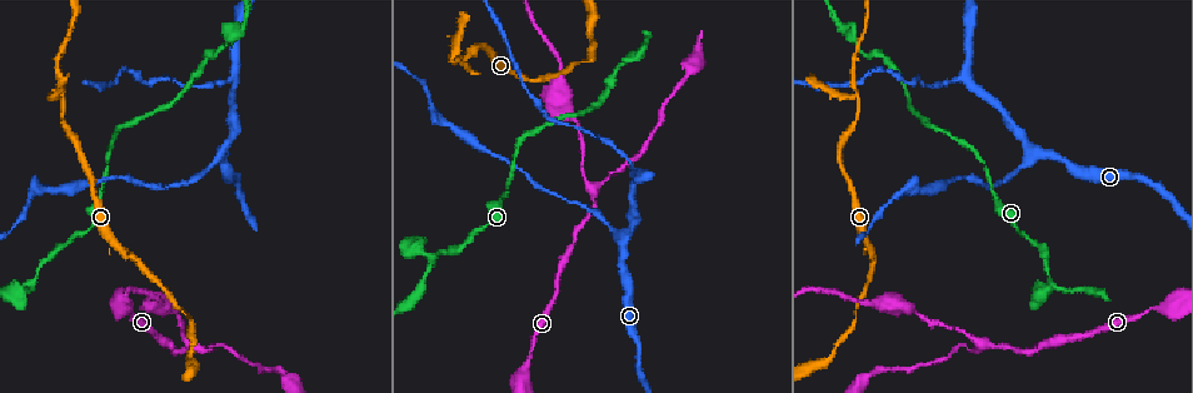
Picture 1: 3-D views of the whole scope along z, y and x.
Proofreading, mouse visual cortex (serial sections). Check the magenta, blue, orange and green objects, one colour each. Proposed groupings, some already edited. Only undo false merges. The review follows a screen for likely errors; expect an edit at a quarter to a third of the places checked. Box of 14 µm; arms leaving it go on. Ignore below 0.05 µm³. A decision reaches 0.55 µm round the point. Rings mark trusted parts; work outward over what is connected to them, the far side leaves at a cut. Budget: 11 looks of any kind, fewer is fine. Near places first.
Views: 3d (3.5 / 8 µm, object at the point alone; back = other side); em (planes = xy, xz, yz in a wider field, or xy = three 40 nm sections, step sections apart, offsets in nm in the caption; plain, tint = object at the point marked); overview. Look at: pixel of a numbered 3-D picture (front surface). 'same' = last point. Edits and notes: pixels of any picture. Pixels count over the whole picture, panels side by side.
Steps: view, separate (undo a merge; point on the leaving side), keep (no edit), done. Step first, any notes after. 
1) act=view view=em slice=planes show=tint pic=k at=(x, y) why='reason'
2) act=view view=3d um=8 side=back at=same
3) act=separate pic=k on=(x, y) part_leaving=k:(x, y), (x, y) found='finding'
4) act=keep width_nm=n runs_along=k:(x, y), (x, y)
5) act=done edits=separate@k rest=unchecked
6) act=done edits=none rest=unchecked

act=view view=3d um=3.5 pic=1 at=(591, 193)

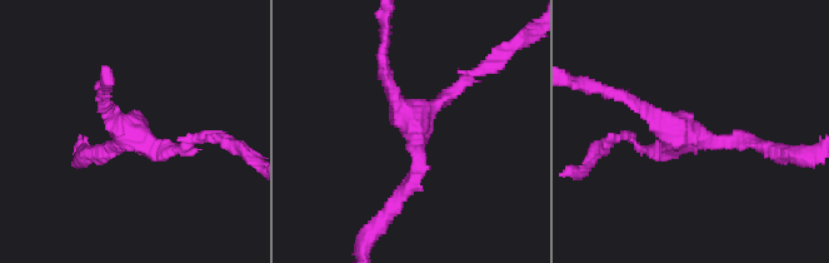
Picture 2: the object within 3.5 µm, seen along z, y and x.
act=keep arms=3 runs_along=2:(757, 144), (677, 133), (622, 94) found='continuous, no second cell'

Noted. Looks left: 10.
act=view view=3d um=8 pic=1 at=(856, 92) why='arms part here'

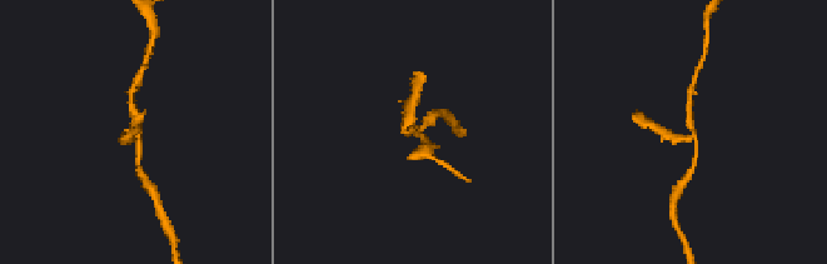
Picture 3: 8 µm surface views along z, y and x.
act=view view=em slice=xy step=2 show=tint pic=3 at=(696, 133) arms=3 arm_widths_nm=150,200,250

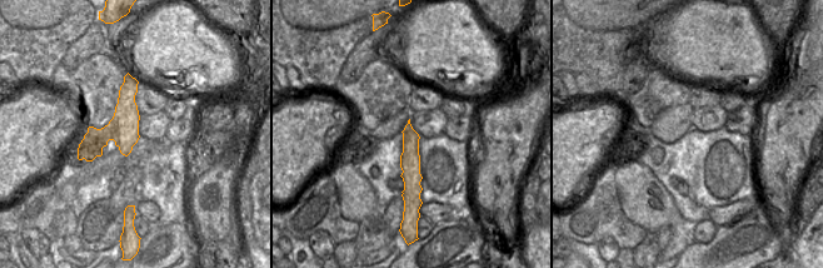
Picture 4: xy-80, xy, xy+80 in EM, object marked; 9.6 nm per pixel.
act=keep runs_along=4:(128, 84), (126, 113), (81, 155) found='one cell here'

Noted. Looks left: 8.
act=view view=3d um=8 pic=1 at=(619, 239) why='three arms meet'

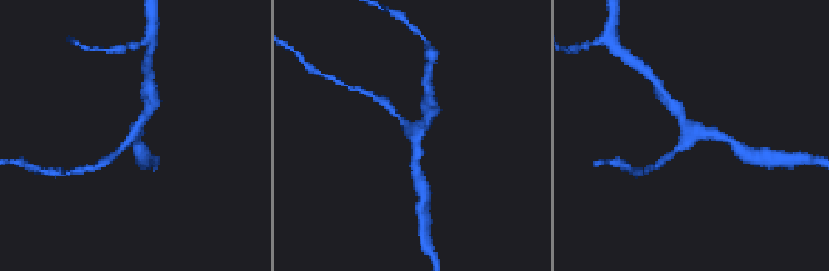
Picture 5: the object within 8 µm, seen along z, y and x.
act=view view=em slice=xy step=1 show=tint pic=5 at=(415, 136) why='now the EM'

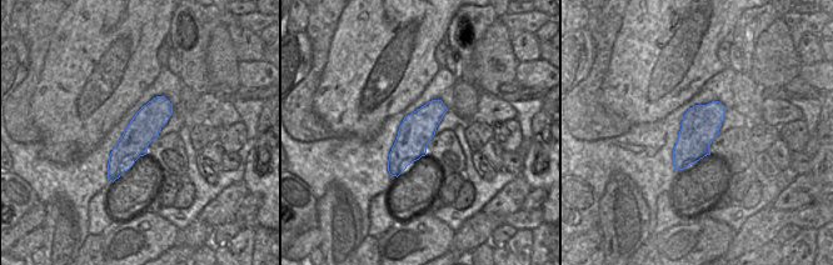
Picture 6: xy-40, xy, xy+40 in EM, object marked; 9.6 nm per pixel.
act=keep arms=3 runs_along=6:(161, 99), (159, 110), (111, 176) found='all the same cell'

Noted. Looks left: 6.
act=view view=3d um=3.5 pic=1 at=(855, 299) why='thin neck'

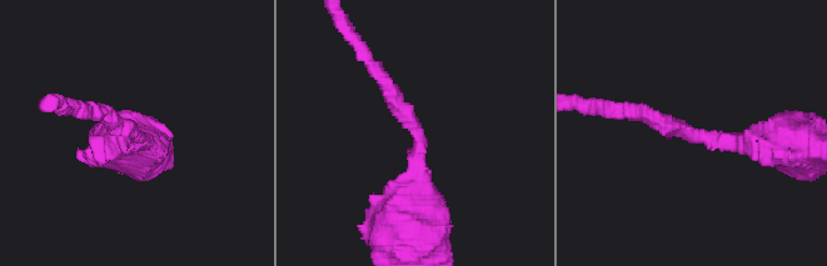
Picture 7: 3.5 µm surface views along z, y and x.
act=keep runs_along=7:(413, 222), (417, 132), (378, 73) found='all the same cell'

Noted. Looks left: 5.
act=view view=3d um=3.5 pic=1 at=(433, 112) why='abrupt turn'

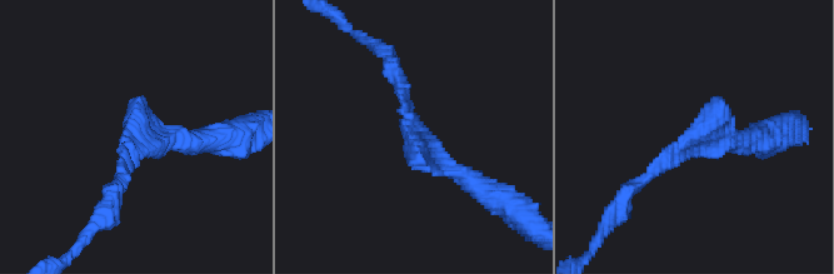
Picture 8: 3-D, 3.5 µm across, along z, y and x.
act=view view=em slice=xy step=2 show=tint pic=8 at=(693, 134)

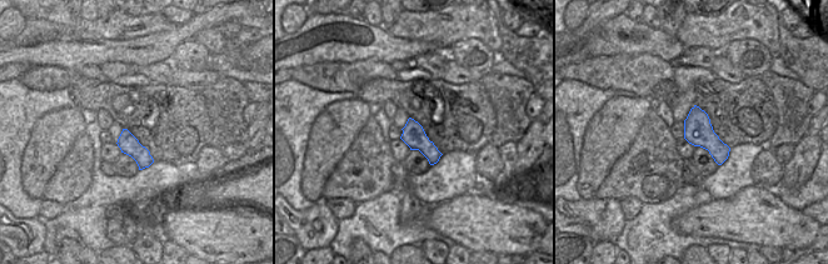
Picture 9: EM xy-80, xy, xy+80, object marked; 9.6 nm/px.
act=keep runs_along=8:(478, 188), (409, 136), (398, 75) found='one cell here'

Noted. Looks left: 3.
act=done edits=none rest=unchecked

